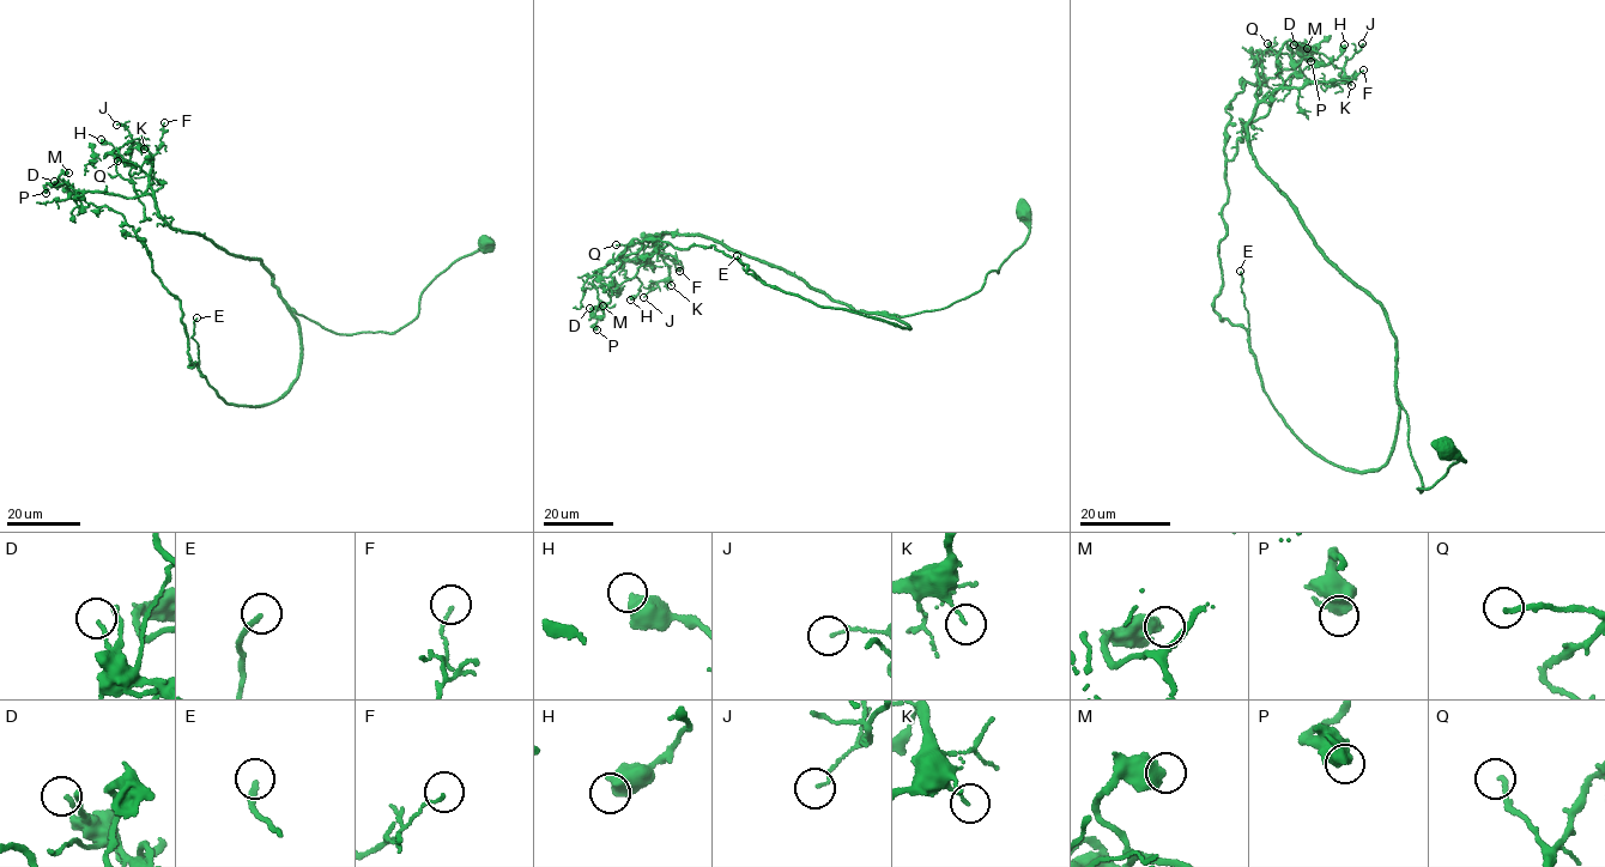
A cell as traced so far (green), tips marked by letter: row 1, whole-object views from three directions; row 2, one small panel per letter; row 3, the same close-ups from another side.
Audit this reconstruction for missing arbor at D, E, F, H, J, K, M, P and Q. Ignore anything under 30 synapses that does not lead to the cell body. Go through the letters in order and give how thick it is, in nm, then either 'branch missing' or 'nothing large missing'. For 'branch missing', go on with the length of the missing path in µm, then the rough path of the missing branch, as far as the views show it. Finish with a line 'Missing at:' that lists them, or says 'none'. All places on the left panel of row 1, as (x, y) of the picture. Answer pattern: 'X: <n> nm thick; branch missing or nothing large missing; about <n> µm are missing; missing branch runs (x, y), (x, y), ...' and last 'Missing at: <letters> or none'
D: 130 nm thick; nothing large missing
E: 180 nm thick; branch missing; about 60 µm are missing; missing branch runs (197, 317), (198, 303), (204, 297), (203, 277), (183, 258), (159, 240), (90, 222)
F: 100 nm thick; nothing large missing
H: 550 nm thick; nothing large missing
J: 90 nm thick; nothing large missing
K: 110 nm thick; nothing large missing
M: 550 nm thick; nothing large missing
P: 550 nm thick; nothing large missing
Q: 170 nm thick; nothing large missing
Missing at: E

